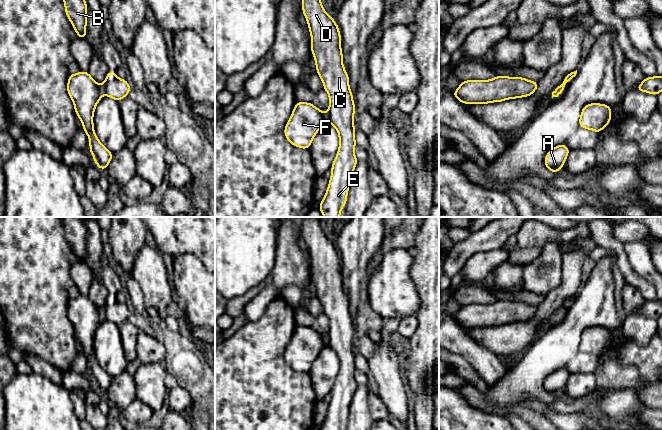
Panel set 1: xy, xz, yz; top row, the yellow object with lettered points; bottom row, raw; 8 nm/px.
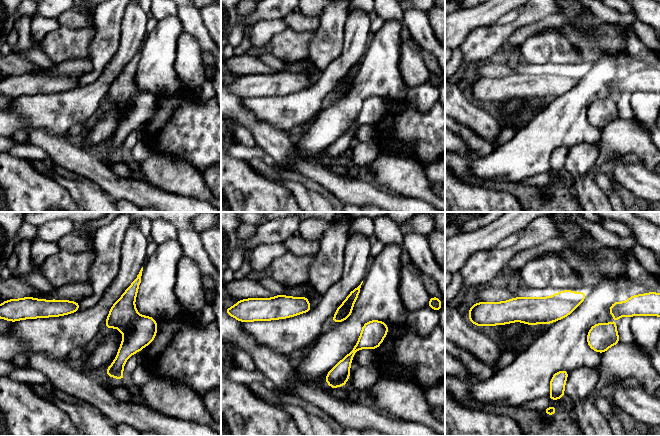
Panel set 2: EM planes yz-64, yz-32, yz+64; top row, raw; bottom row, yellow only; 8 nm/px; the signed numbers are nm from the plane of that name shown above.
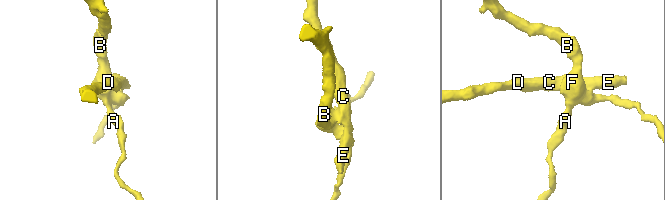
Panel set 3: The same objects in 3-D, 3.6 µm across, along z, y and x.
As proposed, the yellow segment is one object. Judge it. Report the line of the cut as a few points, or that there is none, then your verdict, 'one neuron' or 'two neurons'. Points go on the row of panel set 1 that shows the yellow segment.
cut xy (100, 86), (103, 93); two neurons

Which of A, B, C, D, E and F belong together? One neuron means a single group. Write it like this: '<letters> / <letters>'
A B F / C D E

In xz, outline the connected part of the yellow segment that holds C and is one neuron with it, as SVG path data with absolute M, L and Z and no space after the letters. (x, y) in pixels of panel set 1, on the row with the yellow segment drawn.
M302 0L302 10L311 34L311 52L315 59L317 74L323 82L324 90L329 94L330 104L325 114L326 120L335 127L339 135L339 149L331 166L332 175L319 210L324 217L340 217L341 210L347 203L349 183L358 161L354 153L355 104L349 87L349 76L343 66L341 35L337 23L325 12L321 0Z

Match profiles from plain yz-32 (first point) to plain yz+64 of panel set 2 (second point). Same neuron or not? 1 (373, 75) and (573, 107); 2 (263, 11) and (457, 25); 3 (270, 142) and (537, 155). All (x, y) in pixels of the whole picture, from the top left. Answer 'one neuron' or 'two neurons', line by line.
1: one neuron
2: one neuron
3: two neurons

